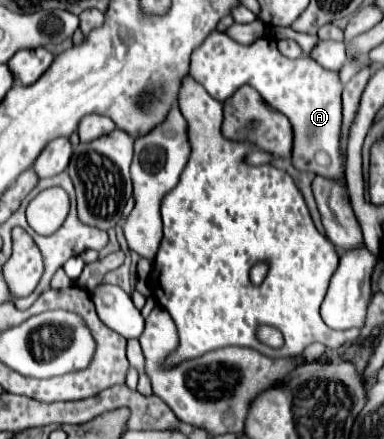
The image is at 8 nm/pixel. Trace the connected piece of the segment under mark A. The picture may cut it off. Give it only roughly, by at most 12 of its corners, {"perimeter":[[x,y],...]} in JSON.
{"perimeter":[[211,32],[191,74],[219,102],[245,84],[293,126],[291,164],[343,176],[339,72],[271,34]]}

